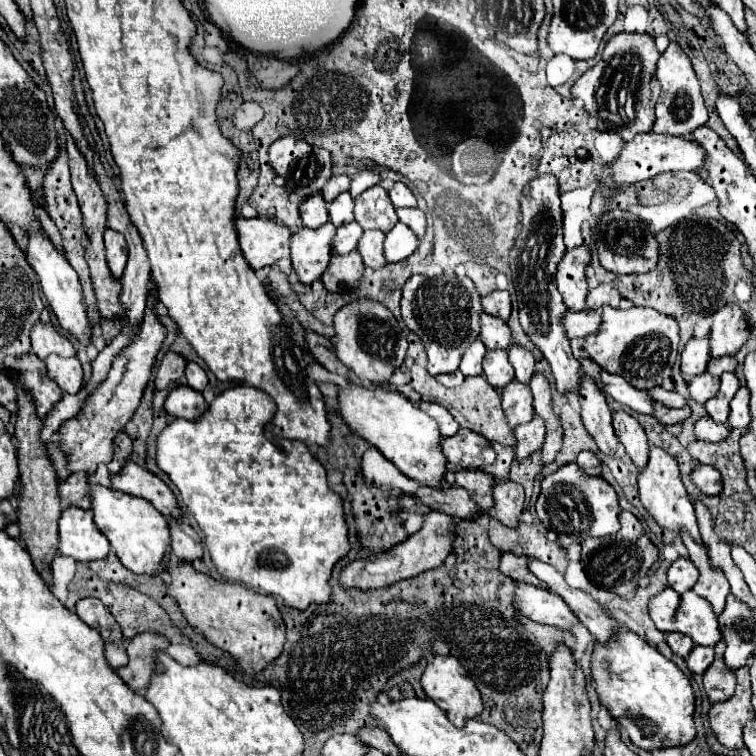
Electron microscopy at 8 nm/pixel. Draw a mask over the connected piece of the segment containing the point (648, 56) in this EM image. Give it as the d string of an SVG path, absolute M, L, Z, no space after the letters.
M617 33L607 41L601 61L585 71L571 87L573 97L581 99L587 113L597 119L597 129L615 131L625 141L651 131L655 123L653 109L661 93L659 81L655 79L659 55L653 37L647 33Z

